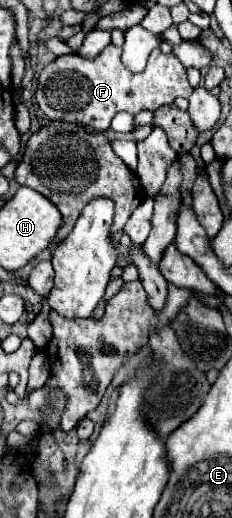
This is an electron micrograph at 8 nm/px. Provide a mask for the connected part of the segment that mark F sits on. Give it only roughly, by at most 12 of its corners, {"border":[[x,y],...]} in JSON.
{"border":[[120,47],[50,61],[36,103],[106,131],[116,113],[190,97],[186,67],[154,49],[130,73]]}

